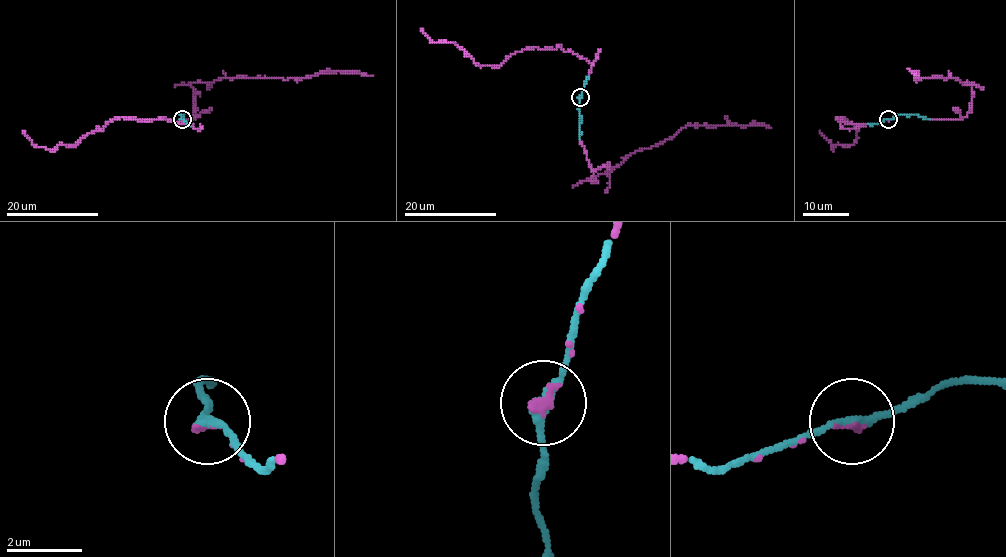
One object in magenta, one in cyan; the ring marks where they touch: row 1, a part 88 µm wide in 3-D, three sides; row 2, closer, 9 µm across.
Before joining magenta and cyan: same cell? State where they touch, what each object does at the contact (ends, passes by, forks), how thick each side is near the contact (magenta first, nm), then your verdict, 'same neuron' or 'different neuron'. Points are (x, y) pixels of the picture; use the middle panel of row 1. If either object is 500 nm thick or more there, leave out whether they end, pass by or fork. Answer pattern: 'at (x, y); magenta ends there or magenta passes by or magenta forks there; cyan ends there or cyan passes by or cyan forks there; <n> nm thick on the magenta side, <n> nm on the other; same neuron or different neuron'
at (580, 97); magenta ends there; cyan passes by; 150 nm thick on the magenta side, 240 nm on the other; same neuron

